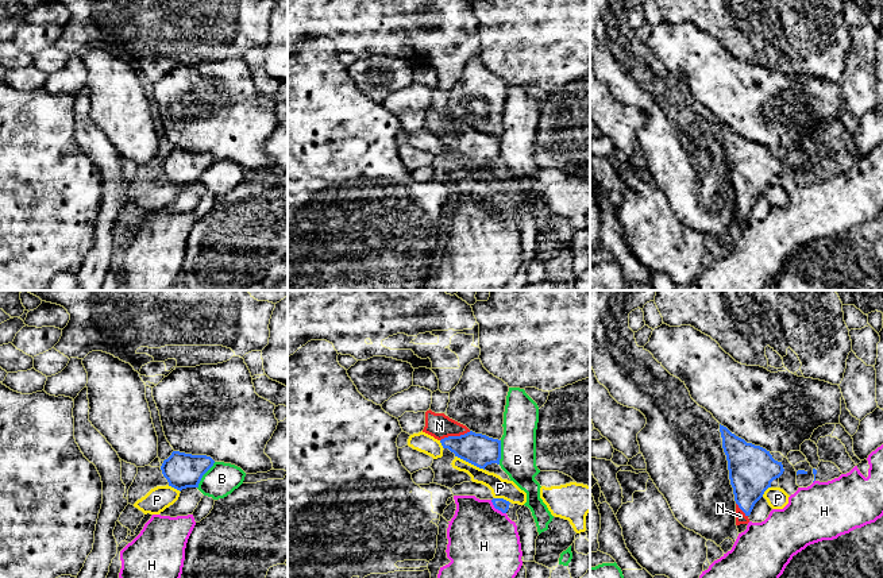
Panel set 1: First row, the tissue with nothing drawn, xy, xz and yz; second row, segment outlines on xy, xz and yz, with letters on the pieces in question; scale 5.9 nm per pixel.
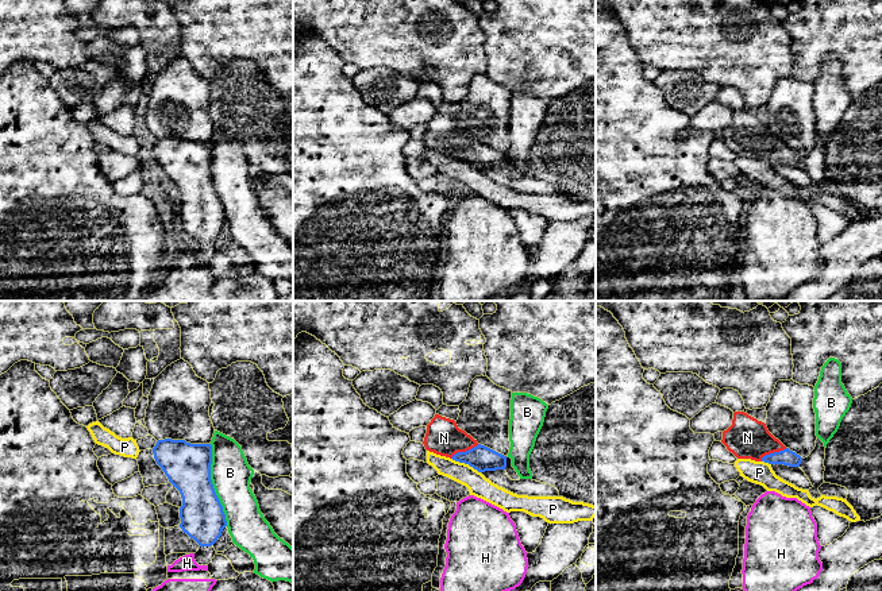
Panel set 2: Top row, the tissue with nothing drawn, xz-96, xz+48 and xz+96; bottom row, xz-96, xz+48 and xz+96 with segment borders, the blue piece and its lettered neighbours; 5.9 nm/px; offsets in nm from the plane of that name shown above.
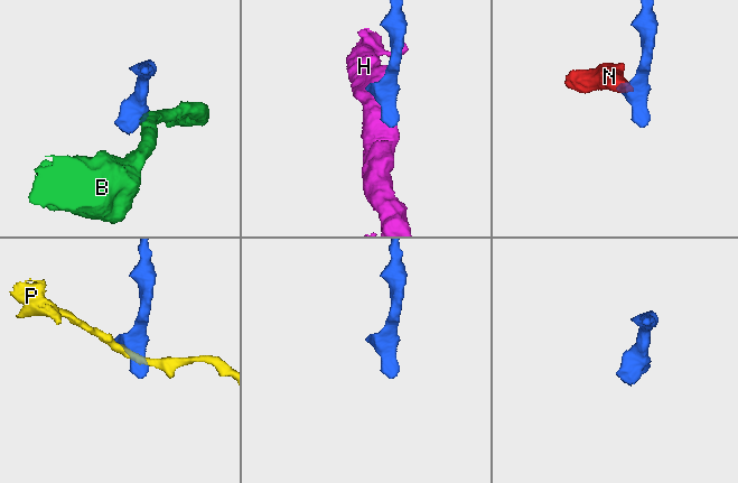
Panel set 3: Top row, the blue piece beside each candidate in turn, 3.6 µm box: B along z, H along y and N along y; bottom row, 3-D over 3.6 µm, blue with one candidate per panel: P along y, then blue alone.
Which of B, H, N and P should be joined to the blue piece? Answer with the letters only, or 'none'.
N

